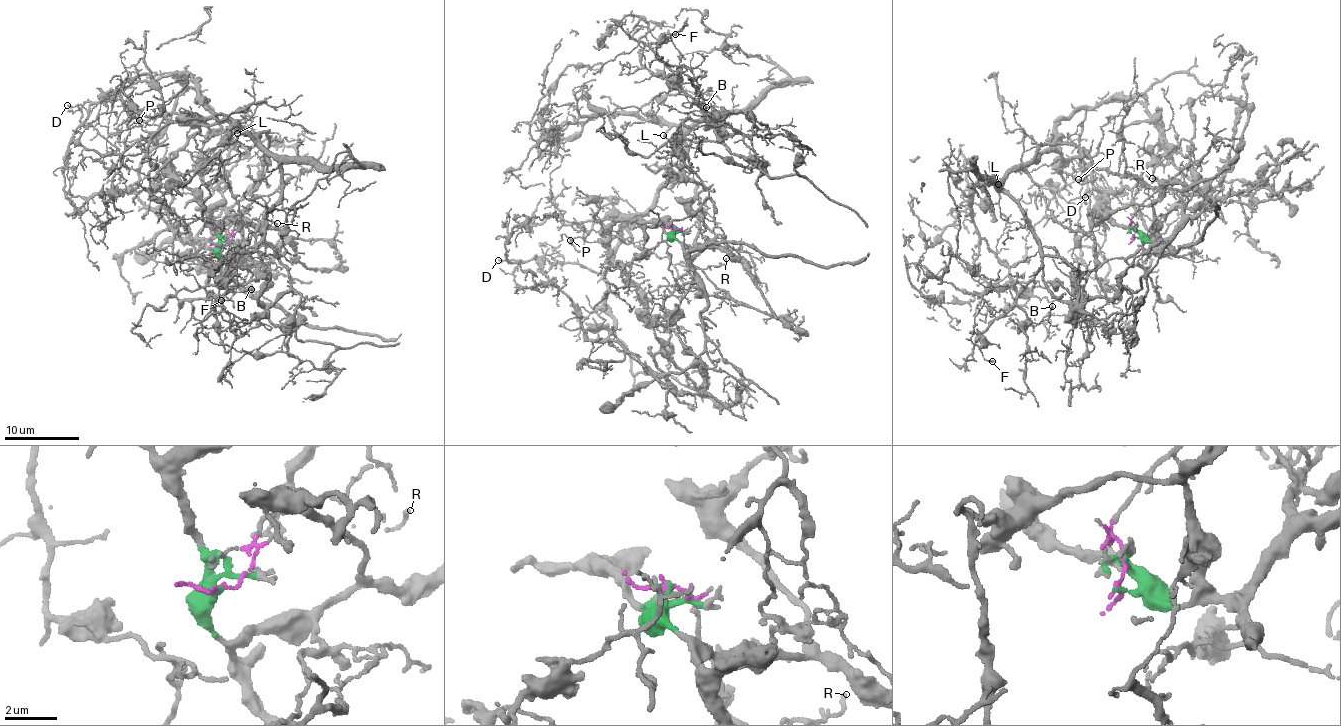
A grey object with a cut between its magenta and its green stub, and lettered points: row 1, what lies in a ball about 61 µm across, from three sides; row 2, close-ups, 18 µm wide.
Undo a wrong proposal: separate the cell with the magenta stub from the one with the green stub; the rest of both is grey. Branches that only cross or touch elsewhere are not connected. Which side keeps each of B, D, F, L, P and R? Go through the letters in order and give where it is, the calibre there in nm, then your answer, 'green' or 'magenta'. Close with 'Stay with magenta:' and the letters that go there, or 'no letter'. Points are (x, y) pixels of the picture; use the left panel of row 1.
B: place (251, 289); calibre 130 nm; magenta
D: place (67, 105); calibre 150 nm; magenta
F: place (221, 300); calibre 130 nm; magenta
L: place (237, 133); calibre 150 nm; magenta
P: place (139, 120); calibre 190 nm; magenta
R: place (277, 223); calibre 140 nm; magenta
Stay with magenta: B, D, F, L, P, R

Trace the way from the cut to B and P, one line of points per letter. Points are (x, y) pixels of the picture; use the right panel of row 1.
B: (1133, 235), (1153, 192), (1077, 146), (1043, 144), (1004, 177), (1042, 263), (1018, 306), (1037, 323), (1052, 305)
P: (1133, 235), (1153, 192), (1043, 144), (1035, 160), (1060, 154), (1092, 180), (1078, 178)

